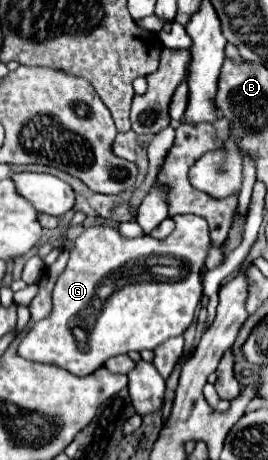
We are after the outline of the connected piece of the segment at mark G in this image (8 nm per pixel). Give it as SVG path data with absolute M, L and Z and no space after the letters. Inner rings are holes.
M193 214L175 216L175 230L167 238L158 240L142 235L131 240L119 236L119 230L109 226L87 228L71 250L65 272L59 276L53 290L53 312L49 318L37 322L21 340L19 354L29 360L57 364L75 376L89 376L115 354L127 354L131 350L153 350L161 342L173 336L181 336L193 322L195 308L203 296L201 270L205 268L207 252L211 246L209 226L203 218ZM73 328L85 330L85 342L79 342Z

